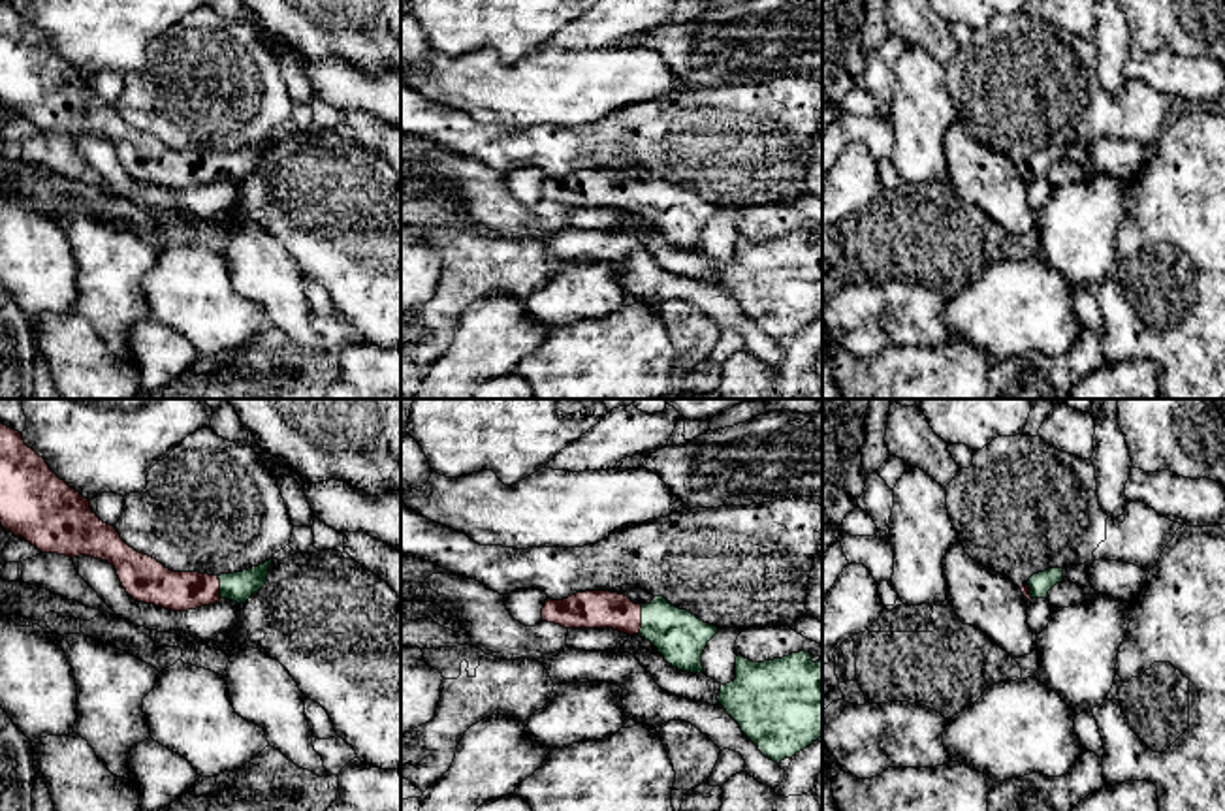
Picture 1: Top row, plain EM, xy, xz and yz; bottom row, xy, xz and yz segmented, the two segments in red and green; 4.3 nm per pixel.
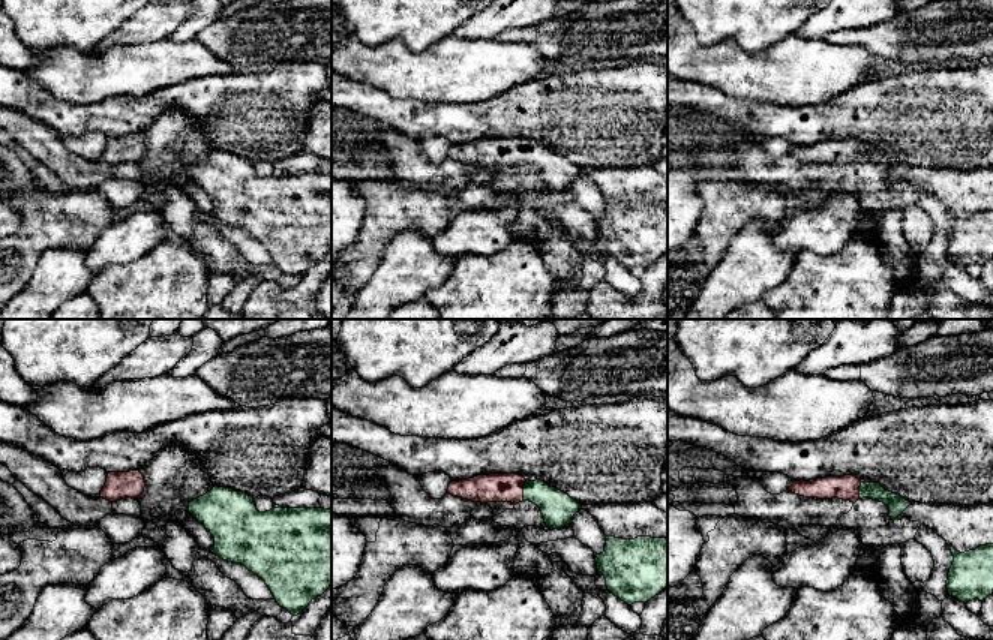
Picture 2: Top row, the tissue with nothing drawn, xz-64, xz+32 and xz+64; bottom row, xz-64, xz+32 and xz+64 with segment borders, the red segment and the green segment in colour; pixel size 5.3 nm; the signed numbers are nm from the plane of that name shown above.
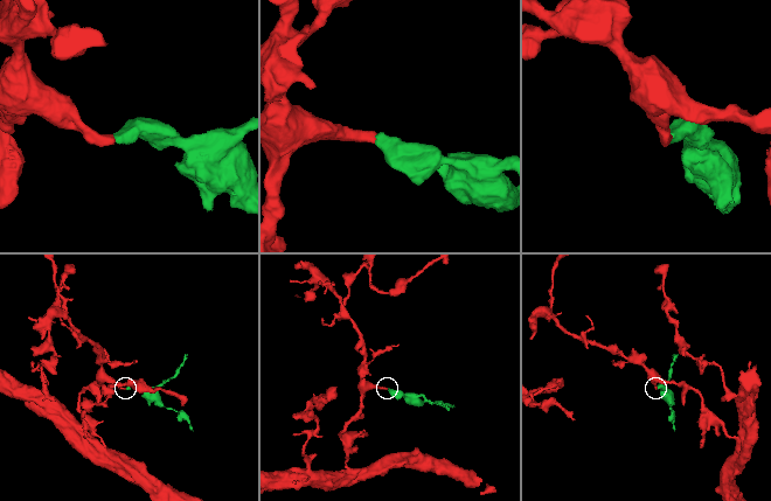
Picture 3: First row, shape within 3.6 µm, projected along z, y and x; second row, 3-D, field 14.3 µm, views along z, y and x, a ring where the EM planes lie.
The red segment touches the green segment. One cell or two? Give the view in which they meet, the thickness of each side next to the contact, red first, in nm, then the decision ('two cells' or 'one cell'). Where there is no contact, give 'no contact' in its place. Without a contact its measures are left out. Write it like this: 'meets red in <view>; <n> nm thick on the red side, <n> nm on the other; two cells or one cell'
meets red in xz; 160 nm thick on the red side, 220 nm on the other; one cell

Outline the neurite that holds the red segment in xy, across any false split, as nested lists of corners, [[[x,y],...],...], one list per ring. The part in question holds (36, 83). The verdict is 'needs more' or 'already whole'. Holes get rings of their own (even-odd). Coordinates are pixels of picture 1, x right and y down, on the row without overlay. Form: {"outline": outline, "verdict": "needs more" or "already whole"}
{"outline": [[[0,2],[0,103],[13,111],[15,115],[24,117],[32,124],[36,124],[41,132],[58,132],[66,135],[94,135],[107,139],[115,145],[117,154],[126,167],[126,171],[145,183],[162,184],[171,190],[188,190],[201,184],[209,184],[218,181],[220,177],[233,179],[237,183],[245,183],[254,171],[258,171],[269,152],[269,143],[273,135],[263,143],[252,145],[243,151],[209,154],[199,151],[173,151],[166,147],[156,137],[143,134],[130,126],[113,103],[103,102],[90,87],[90,79],[85,77],[79,70],[70,66],[64,58],[60,58],[32,26],[28,26],[23,19],[23,13],[4,2]]], "verdict": "needs more"}

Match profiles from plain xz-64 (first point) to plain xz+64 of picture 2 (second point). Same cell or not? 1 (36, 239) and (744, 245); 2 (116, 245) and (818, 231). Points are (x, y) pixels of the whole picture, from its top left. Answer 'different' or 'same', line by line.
1: different
2: same

